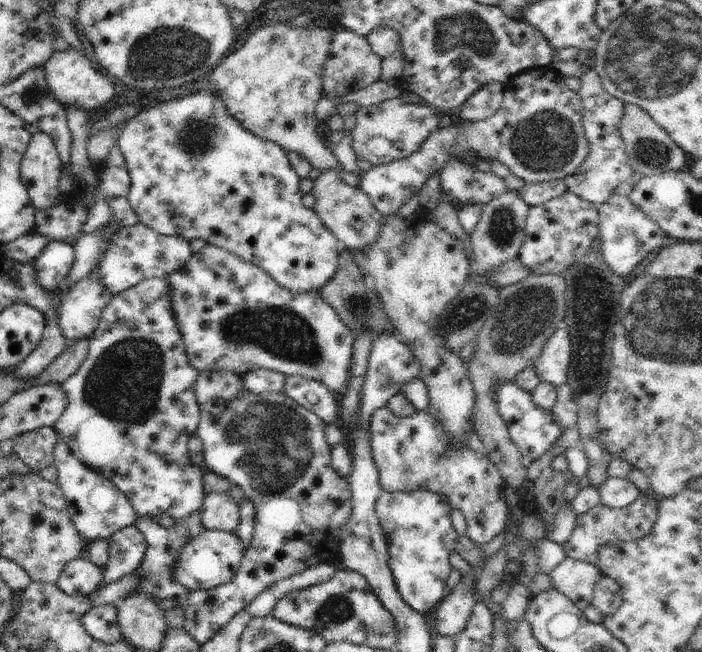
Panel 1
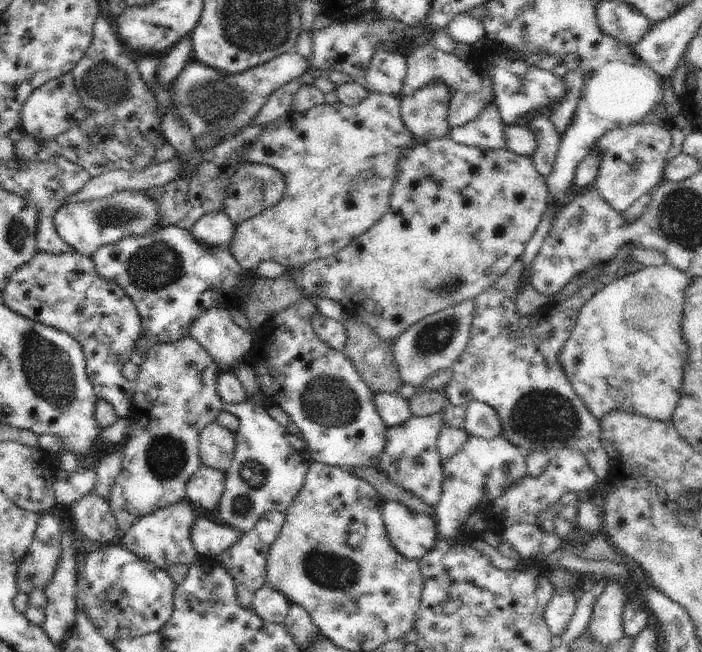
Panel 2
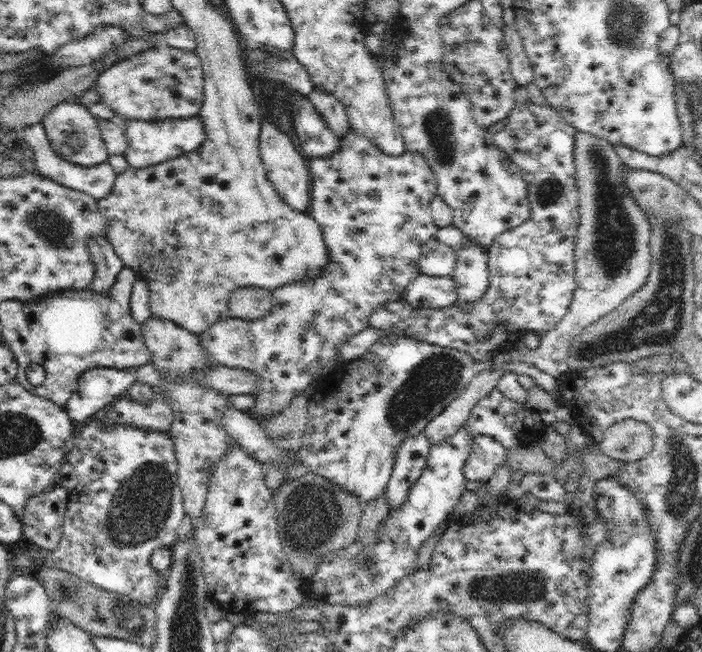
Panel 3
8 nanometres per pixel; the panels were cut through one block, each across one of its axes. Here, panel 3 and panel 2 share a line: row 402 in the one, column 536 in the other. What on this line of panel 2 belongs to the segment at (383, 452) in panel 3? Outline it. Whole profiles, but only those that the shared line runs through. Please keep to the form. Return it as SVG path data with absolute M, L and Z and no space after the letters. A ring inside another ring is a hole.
M626 244L612 260L600 268L600 275L592 284L578 290L566 302L543 307L532 314L528 314L528 316L518 316L518 312L516 312L517 295L525 280L523 262L516 260L508 268L507 273L500 276L488 290L484 290L475 298L476 308L474 308L474 314L472 314L470 340L468 340L464 352L460 354L460 358L454 362L454 366L452 366L454 376L444 390L449 402L454 406L457 404L468 405L475 401L488 404L496 410L498 418L502 422L503 434L500 434L500 437L508 440L512 446L520 448L525 454L546 450L551 457L554 457L558 450L566 447L574 448L574 450L578 450L580 454L586 456L588 466L592 468L592 472L596 474L600 482L607 480L611 475L611 471L613 471L613 467L611 465L612 461L608 458L608 454L604 452L602 442L600 442L600 425L596 418L592 416L592 412L588 412L588 408L578 397L578 394L572 389L564 368L560 364L559 357L566 342L570 339L584 304L587 304L596 292L618 278L617 272L625 259L628 259L632 250L634 248L630 244Z

